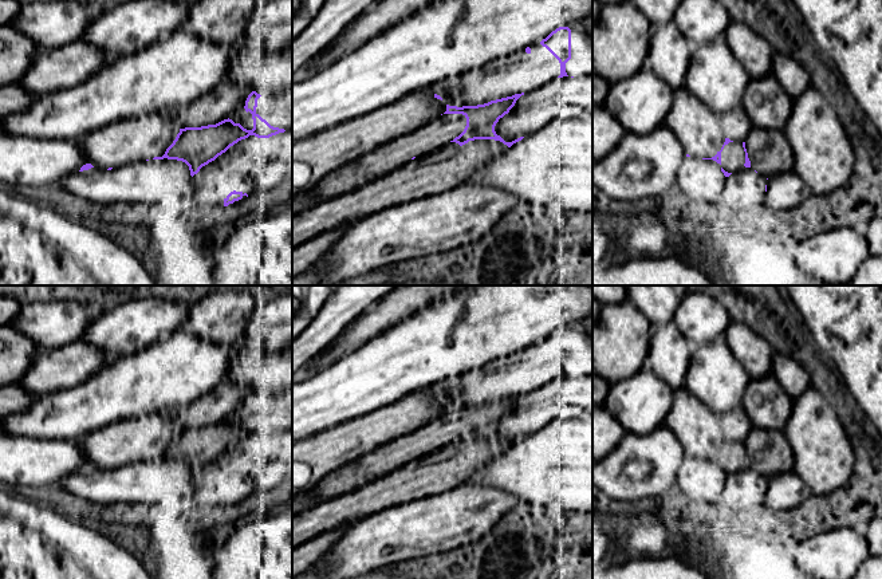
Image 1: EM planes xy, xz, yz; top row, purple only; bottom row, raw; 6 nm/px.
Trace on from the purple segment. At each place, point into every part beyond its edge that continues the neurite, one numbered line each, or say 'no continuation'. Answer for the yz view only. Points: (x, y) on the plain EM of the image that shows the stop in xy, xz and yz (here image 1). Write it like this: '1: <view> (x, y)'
1: yz (732, 457)

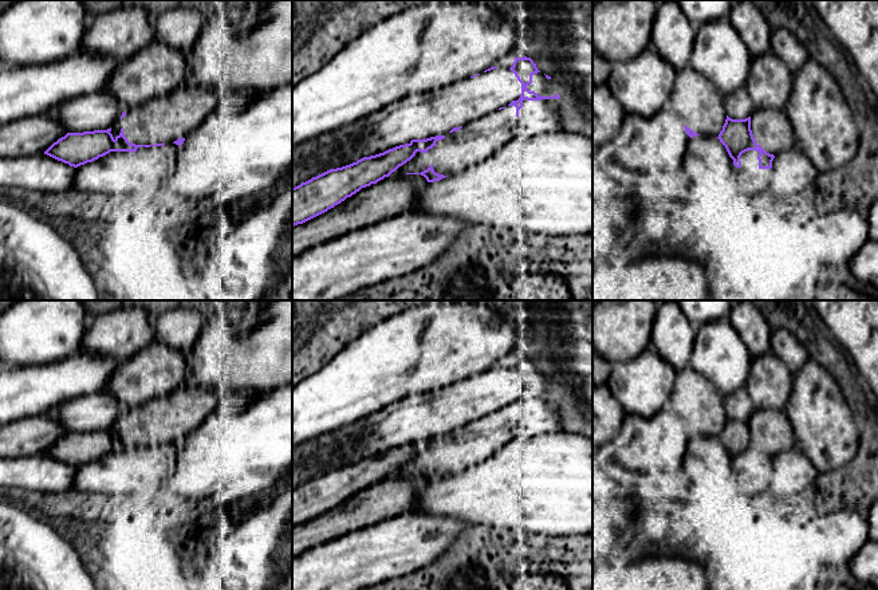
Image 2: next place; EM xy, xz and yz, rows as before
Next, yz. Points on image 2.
no continuation

